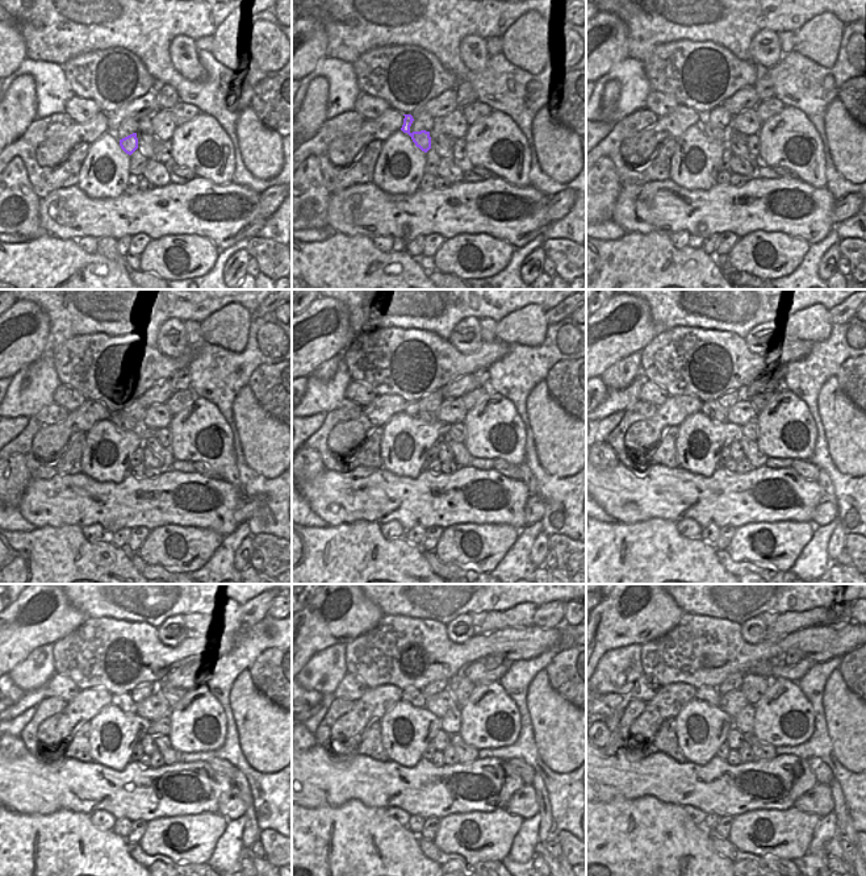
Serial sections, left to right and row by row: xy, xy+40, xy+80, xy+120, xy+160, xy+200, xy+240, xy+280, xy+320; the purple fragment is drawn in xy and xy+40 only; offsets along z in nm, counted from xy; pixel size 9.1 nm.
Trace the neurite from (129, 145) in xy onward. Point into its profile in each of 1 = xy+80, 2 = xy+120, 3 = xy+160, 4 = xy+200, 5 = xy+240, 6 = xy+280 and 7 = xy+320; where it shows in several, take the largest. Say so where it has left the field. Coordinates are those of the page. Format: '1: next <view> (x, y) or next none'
1: next xy+80 (716, 134)
2: next xy+120 (116, 413)
3: next xy+160 (413, 409)
4: next xy+200 (712, 409)
5: next xy+240 (124, 703)
6: next xy+280 (413, 696)
7: next xy+320 (706, 693)

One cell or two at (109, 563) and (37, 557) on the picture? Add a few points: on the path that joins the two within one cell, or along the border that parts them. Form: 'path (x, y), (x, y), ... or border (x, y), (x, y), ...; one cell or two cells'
path (91, 563), (55, 563); one cell

